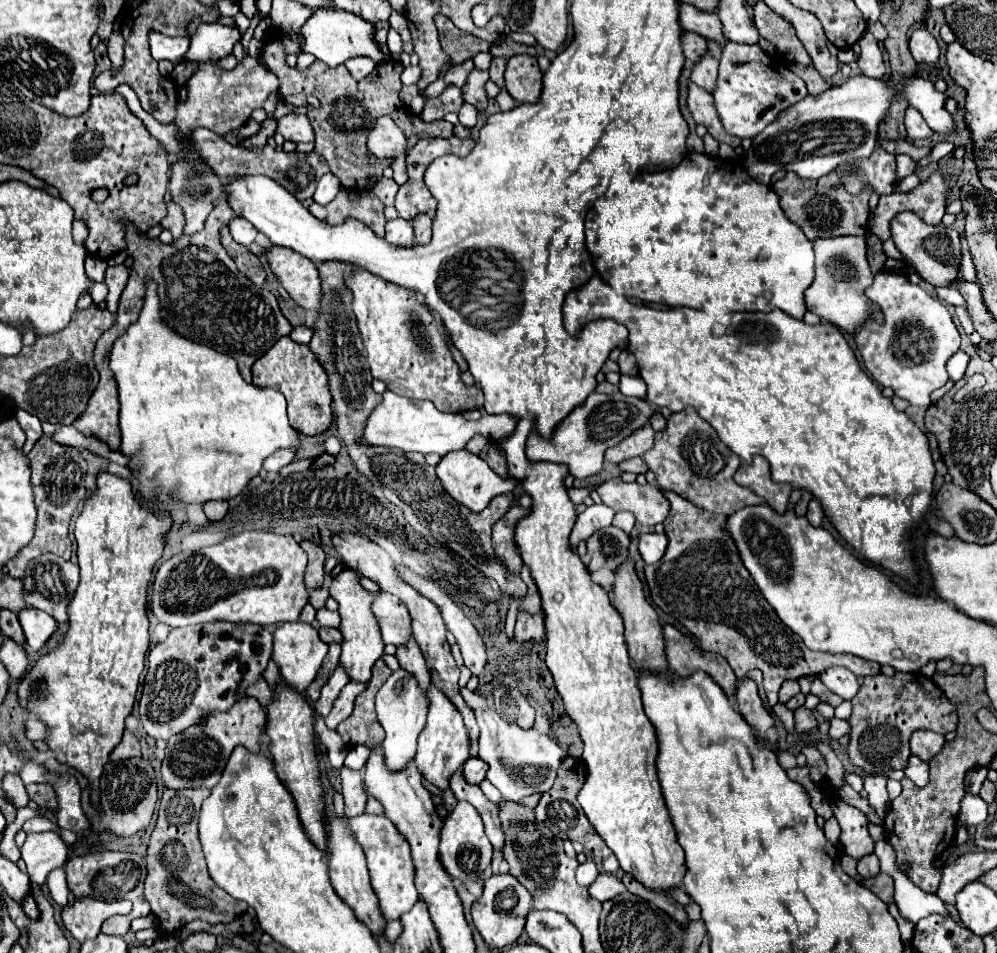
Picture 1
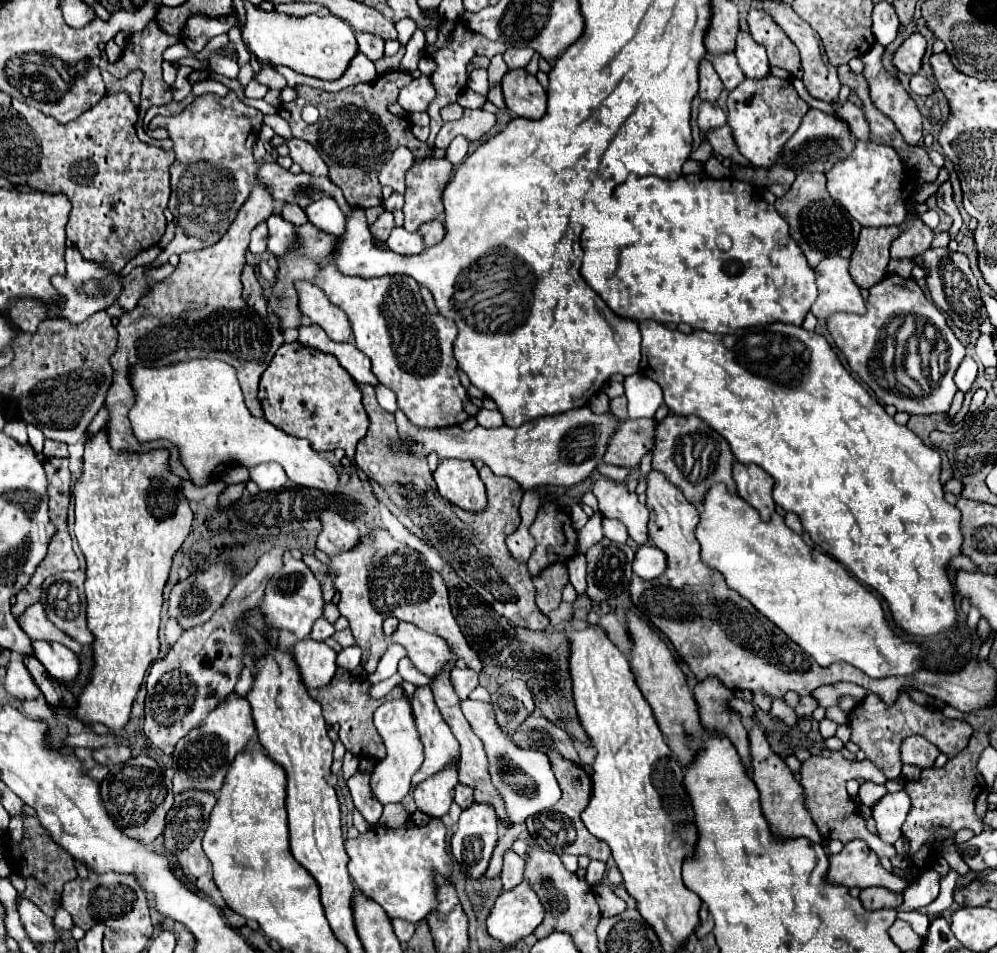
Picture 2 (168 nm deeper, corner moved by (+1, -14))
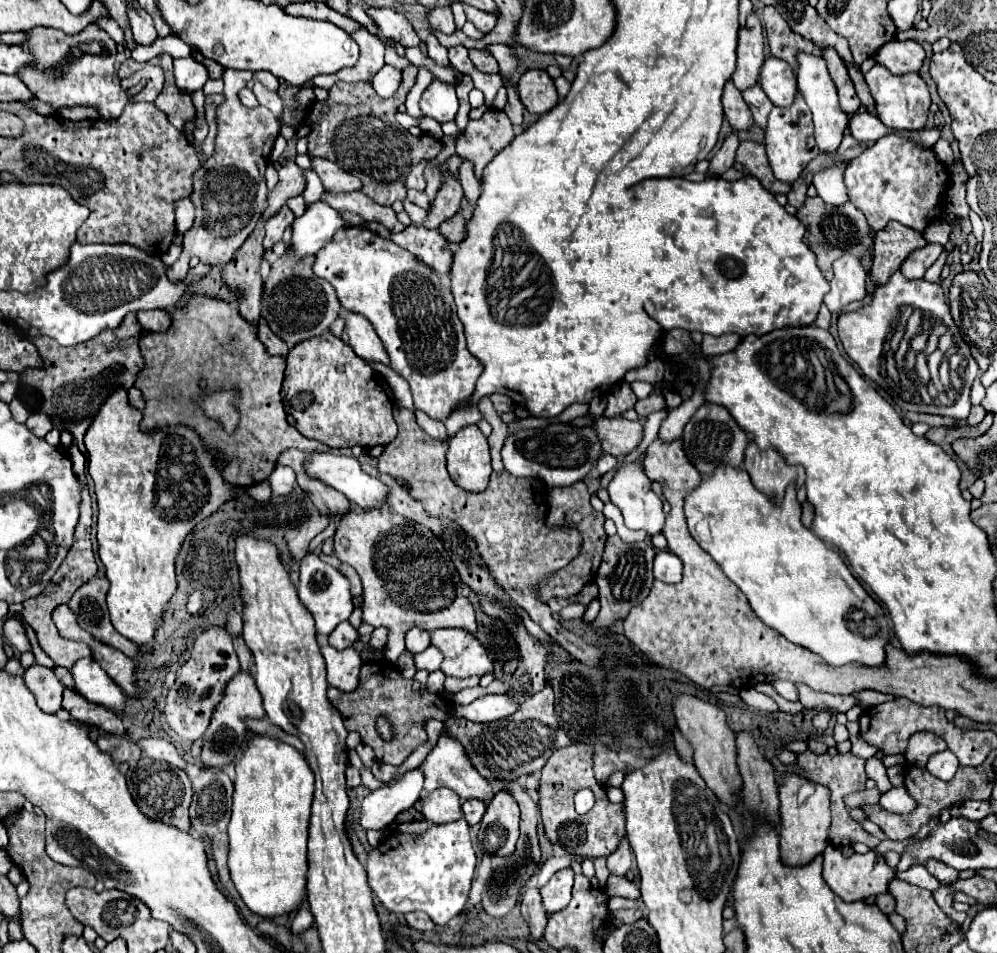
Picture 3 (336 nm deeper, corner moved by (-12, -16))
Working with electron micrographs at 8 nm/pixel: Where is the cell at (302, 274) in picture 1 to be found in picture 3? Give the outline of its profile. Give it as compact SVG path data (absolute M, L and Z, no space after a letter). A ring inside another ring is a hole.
M345 312L341 318L345 320L345 332L349 336L349 346L355 350L357 356L365 360L377 360L377 362L389 364L387 352L383 352L383 344L379 336L375 334L373 326L365 320L365 316L357 312Z

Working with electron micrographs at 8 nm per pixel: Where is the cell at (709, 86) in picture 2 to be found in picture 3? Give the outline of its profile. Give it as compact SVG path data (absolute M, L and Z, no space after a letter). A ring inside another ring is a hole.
M731 80L725 84L723 88L723 110L725 110L725 118L731 122L733 128L743 130L749 128L753 124L751 120L751 112L745 104L745 100L741 98L741 92L731 84Z

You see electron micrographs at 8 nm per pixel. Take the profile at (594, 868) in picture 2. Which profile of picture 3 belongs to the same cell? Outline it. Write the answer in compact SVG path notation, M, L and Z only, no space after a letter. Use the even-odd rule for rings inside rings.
M623 840L623 844L619 844L619 848L607 858L607 868L615 876L625 876L627 870L631 868L631 862L633 862L631 846L627 844L627 840Z

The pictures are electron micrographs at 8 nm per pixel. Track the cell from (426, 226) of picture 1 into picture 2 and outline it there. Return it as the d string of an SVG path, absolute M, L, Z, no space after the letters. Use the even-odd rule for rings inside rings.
M432 220L432 222L426 222L420 226L420 234L424 236L424 244L430 248L444 238L446 230L444 230L444 224L440 220Z

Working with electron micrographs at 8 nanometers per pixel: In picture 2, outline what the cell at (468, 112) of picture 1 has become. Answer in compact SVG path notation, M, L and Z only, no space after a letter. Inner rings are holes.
M454 138L452 140L452 144L448 146L448 150L446 150L446 160L448 162L452 162L452 166L458 166L458 164L462 164L464 162L464 158L466 158L466 154L468 154L468 140L466 138Z

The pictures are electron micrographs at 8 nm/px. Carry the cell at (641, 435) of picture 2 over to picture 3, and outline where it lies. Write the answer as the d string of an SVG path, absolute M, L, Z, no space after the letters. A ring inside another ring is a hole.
M597 418L595 430L599 432L603 450L615 458L631 454L643 440L643 424L639 420Z

